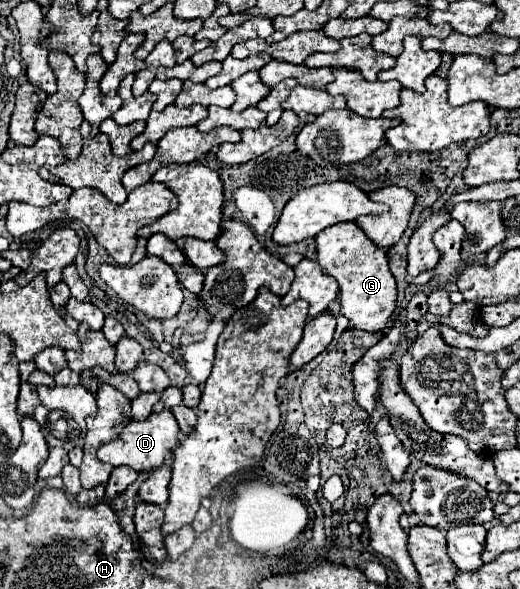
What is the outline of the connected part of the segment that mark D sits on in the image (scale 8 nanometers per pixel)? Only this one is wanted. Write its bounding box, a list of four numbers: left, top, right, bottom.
[98,409,180,471]

